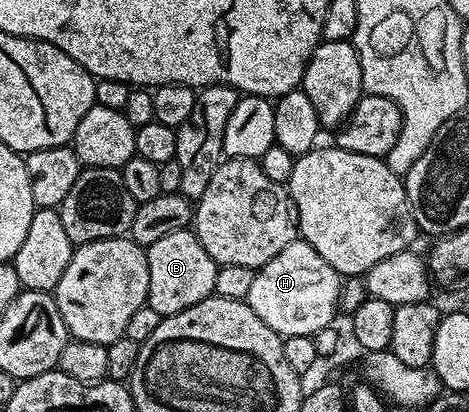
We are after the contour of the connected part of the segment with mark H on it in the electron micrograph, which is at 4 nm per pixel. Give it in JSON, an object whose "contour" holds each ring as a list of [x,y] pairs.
{"contour":[[[298,239],[283,247],[275,259],[254,272],[247,303],[255,315],[259,315],[259,319],[280,333],[282,338],[293,337],[296,333],[314,335],[334,324],[337,300],[341,297],[341,281],[342,274],[335,272],[315,247]]]}

